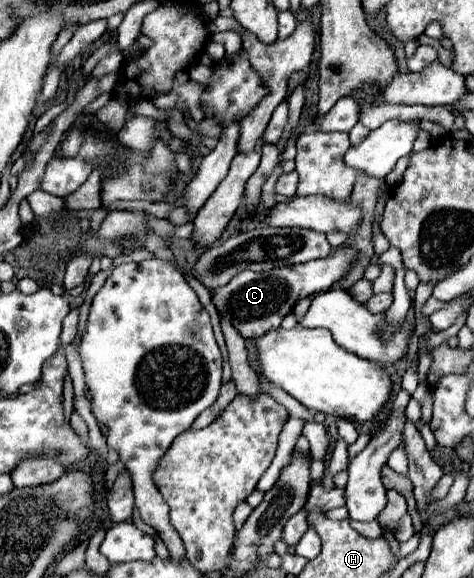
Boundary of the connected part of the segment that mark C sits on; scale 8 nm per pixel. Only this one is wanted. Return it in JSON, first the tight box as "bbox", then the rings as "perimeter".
{"bbox":[212,247,356,339],"perimeter":[[[338,247],[326,259],[316,259],[316,261],[308,261],[302,265],[276,267],[270,273],[244,271],[240,275],[236,275],[226,287],[216,289],[212,295],[212,303],[216,305],[216,309],[222,317],[230,319],[230,323],[238,329],[238,333],[244,339],[260,337],[270,329],[278,329],[282,319],[288,313],[292,313],[294,305],[300,299],[320,293],[320,291],[328,291],[334,281],[338,281],[340,277],[346,275],[354,255],[356,255],[354,249]]]}

